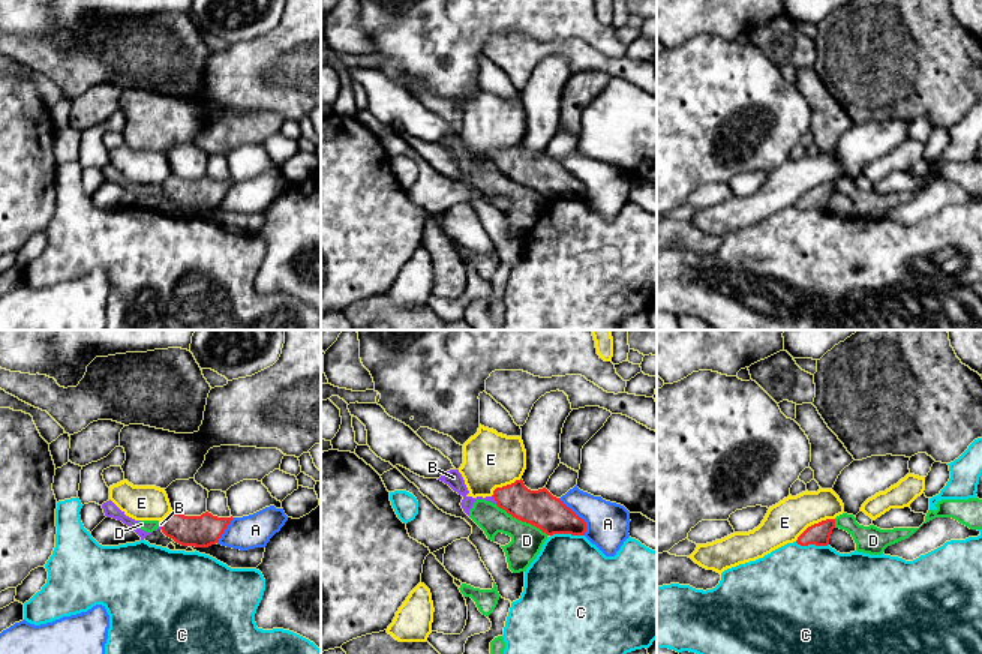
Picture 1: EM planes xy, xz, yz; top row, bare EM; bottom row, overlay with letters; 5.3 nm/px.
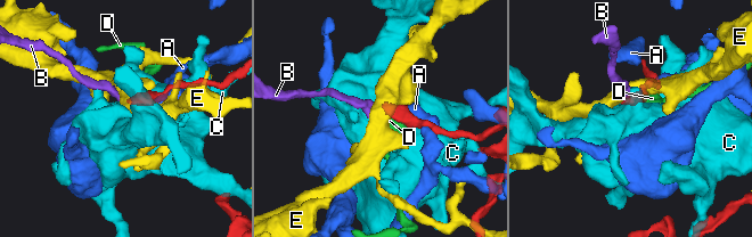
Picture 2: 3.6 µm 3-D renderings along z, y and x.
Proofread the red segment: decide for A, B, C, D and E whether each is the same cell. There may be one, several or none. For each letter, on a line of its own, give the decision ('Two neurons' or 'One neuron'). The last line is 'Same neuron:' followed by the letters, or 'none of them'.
A: Two neurons
B: Two neurons
C: Two neurons
D: Two neurons
E: Two neurons
Same neuron: none of them

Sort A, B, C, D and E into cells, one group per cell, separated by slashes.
A / B D / C / E

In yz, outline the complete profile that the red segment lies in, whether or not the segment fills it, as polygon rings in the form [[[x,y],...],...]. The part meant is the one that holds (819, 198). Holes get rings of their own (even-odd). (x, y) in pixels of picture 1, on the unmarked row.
[[[826,183],[808,190],[796,204],[801,210],[816,208],[828,210],[832,194],[835,192],[835,183]]]

